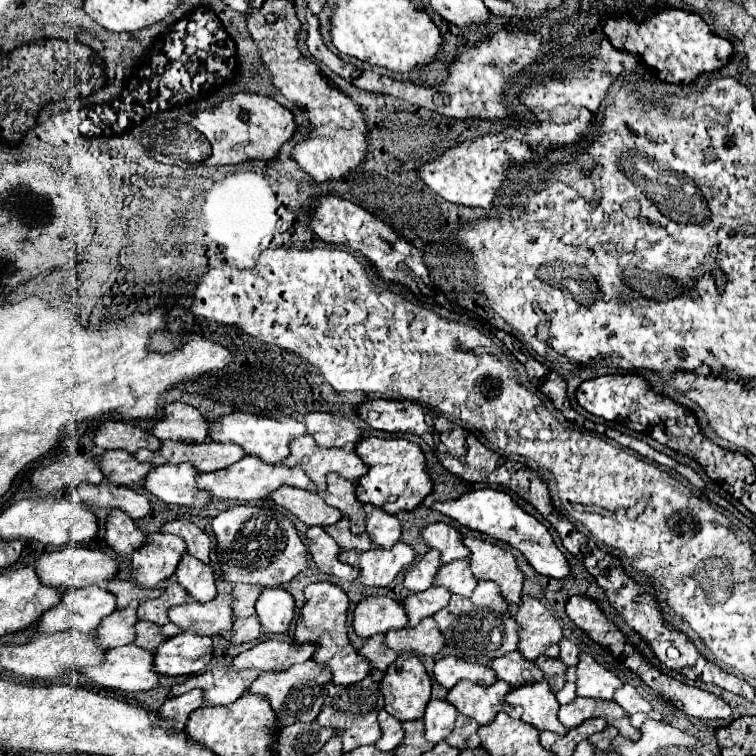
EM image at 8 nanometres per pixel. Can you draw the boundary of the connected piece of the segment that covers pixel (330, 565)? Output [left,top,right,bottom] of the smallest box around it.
[306,526,360,580]

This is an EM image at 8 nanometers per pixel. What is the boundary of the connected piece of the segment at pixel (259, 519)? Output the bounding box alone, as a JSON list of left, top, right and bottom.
[210,500,306,588]

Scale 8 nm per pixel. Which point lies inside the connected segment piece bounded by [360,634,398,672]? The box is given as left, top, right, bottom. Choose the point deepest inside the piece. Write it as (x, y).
(380, 656)

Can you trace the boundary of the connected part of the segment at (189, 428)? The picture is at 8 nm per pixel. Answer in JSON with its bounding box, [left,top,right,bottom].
[152,402,210,444]

